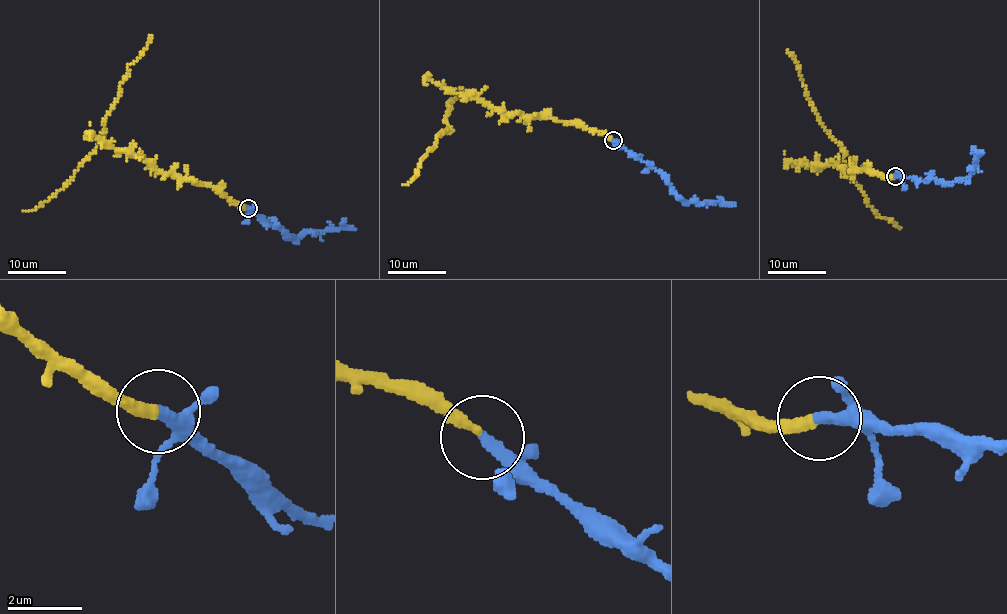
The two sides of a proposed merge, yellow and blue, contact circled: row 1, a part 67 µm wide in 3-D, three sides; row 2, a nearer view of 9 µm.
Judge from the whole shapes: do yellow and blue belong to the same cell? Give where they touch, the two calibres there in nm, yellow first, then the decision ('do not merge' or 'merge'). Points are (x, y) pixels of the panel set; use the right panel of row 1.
place (895, 176); calibres 280 and 340 nm; merge

